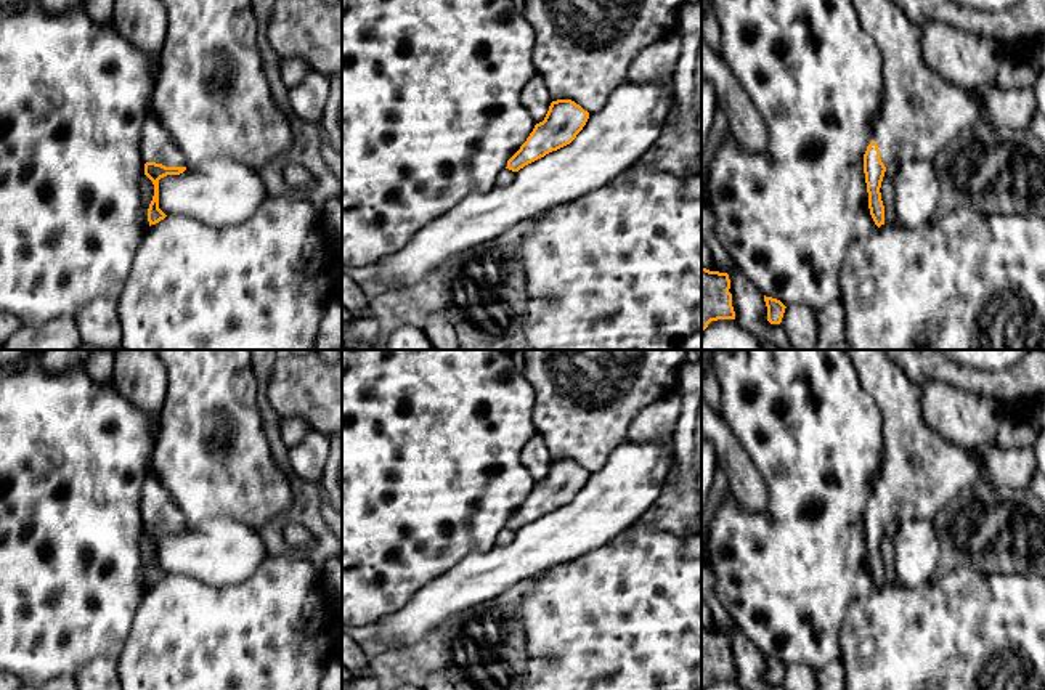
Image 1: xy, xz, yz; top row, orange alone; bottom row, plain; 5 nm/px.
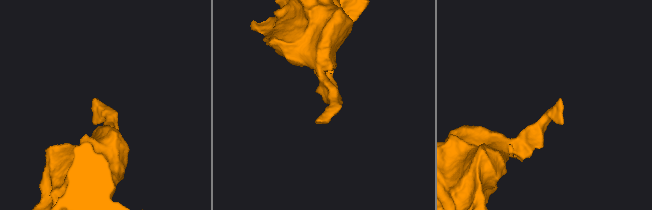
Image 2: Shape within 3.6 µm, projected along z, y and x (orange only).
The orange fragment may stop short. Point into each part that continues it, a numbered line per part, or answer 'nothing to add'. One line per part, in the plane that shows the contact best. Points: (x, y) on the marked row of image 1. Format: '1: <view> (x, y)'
1: xy (156, 145)

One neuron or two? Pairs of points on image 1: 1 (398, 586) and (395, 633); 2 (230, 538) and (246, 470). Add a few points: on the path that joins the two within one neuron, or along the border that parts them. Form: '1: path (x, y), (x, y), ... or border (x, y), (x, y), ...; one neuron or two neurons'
1: border (424, 586), (397, 610), (374, 623); two neurons
2: border (198, 520), (231, 517), (254, 527); two neurons

